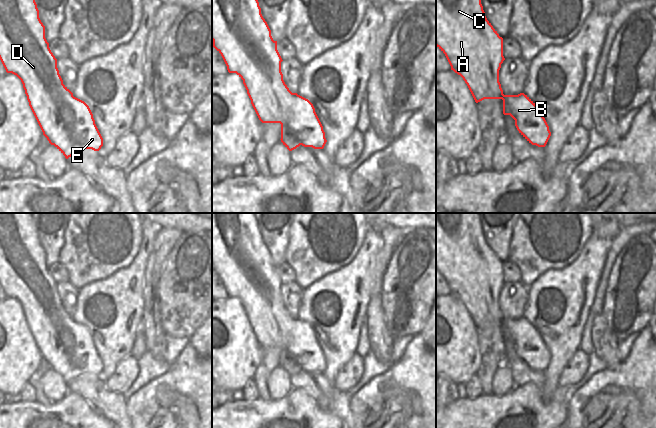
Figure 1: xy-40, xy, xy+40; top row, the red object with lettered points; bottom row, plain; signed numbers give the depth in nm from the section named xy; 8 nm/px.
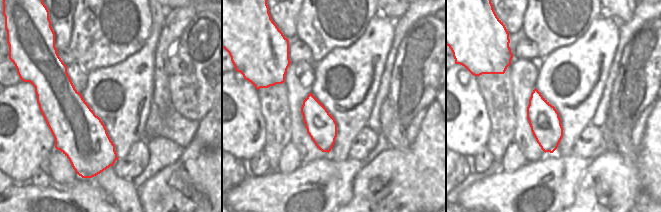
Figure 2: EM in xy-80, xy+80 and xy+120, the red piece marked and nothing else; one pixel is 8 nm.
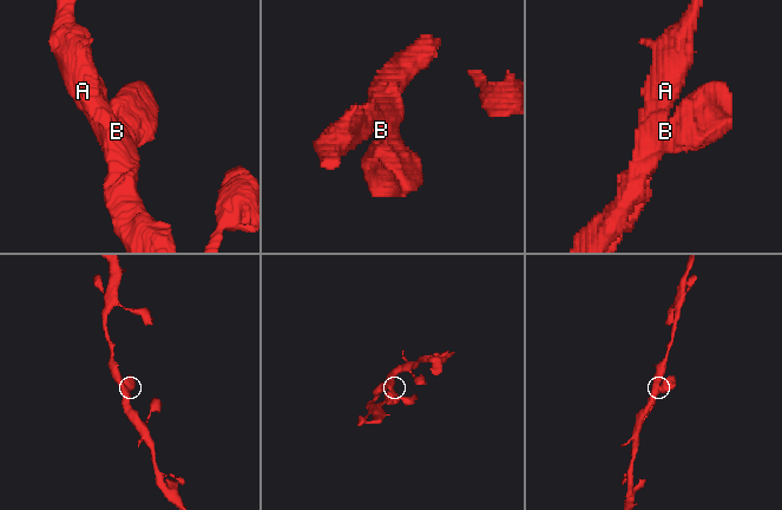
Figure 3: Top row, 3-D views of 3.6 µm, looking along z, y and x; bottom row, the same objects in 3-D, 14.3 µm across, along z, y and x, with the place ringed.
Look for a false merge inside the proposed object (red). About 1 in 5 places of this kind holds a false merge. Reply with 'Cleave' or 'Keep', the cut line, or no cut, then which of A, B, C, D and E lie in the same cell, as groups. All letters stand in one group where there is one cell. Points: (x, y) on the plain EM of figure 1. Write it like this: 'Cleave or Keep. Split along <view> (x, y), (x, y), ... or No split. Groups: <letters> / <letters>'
Keep. No split. Groups: A B C D E.

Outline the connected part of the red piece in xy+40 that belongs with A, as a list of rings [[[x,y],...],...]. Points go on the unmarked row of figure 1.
[[[436,213],[436,270],[445,278],[451,294],[463,302],[476,327],[484,323],[502,323],[503,338],[510,339],[515,344],[515,350],[519,357],[532,369],[546,370],[551,356],[537,329],[524,317],[503,318],[499,306],[499,294],[505,284],[503,262],[499,260],[485,240],[479,213]]]

